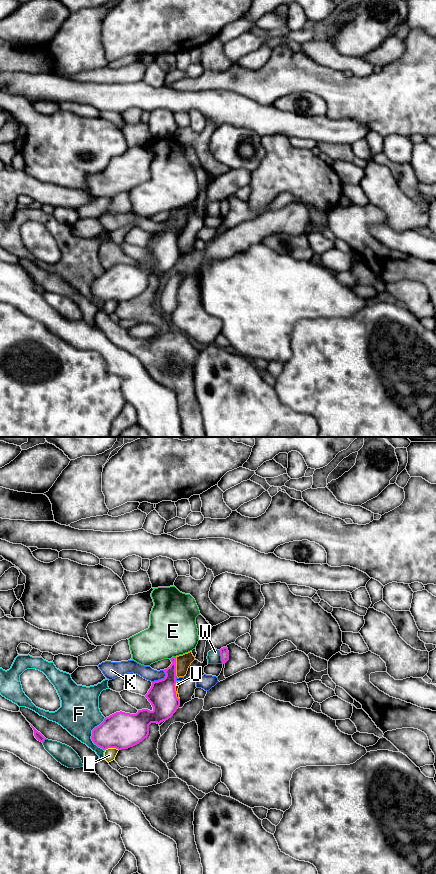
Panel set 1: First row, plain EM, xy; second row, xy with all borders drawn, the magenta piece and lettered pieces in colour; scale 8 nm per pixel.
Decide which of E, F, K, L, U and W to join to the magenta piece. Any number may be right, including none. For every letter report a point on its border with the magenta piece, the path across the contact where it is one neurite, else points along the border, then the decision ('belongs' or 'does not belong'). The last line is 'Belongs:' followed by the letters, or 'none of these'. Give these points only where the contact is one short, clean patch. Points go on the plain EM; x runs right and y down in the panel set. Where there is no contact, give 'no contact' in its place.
E: xy (172, 209) | does not belong
F: xy (92, 287) | does not belong
K: xy (161, 231) | does not belong
L: xy (111, 299) | does not belong
U: xy (175, 218) | belongs
W: xy (221, 209) | does not belong
Belongs: U

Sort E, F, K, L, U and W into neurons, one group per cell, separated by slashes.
E / F / K / L / U / W

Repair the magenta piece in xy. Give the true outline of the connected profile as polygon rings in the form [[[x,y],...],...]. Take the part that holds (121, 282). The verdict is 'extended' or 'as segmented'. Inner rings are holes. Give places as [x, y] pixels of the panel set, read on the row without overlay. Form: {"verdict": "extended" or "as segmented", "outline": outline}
{"verdict": "extended", "outline": [[[192,204],[185,205],[176,209],[172,209],[172,216],[163,223],[166,228],[164,231],[152,234],[152,238],[149,241],[145,249],[151,255],[153,262],[148,261],[138,262],[136,266],[130,266],[125,264],[116,264],[109,269],[106,269],[104,273],[92,282],[91,291],[98,299],[106,302],[108,300],[116,300],[118,302],[128,301],[142,294],[149,287],[149,277],[151,275],[160,276],[163,273],[168,272],[173,268],[176,262],[180,258],[180,250],[178,246],[178,240],[180,233],[176,231],[184,229],[187,226],[188,220],[195,212]]]}

